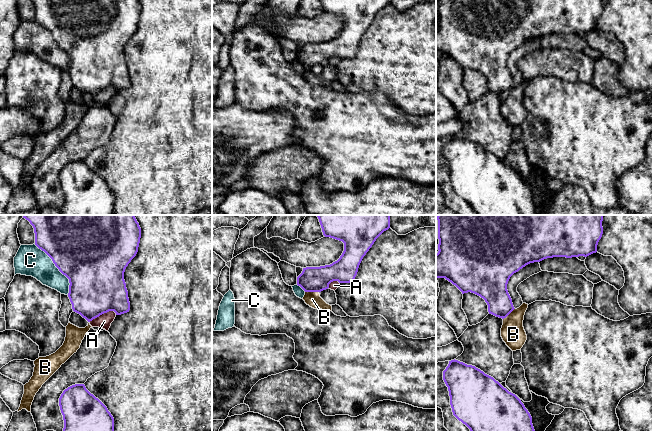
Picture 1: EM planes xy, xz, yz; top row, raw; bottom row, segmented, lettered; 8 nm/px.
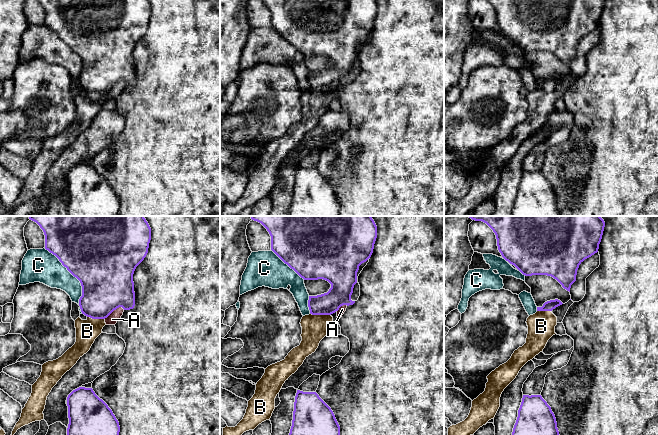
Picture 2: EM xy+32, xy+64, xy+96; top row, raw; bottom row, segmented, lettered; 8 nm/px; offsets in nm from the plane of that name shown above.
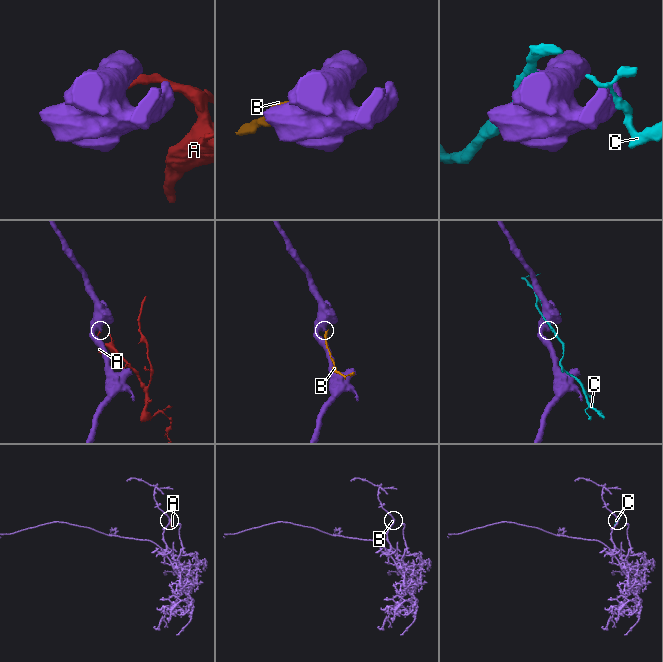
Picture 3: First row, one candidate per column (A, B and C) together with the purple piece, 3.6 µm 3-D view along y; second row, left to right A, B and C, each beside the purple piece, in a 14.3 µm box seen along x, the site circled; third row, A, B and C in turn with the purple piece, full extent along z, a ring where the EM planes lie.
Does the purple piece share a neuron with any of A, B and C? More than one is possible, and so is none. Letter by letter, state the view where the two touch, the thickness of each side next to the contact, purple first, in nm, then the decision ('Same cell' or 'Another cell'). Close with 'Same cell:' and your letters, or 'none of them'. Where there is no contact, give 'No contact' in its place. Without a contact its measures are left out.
A: Touches purple in xy. Thickness 440 nm (purple) against 120 nm. Another cell
B: Touches purple in xz. Thickness 200 nm (purple) against 120 nm. Another cell
C: Touches purple in xy. Thickness 480 nm (purple) against 240 nm. Another cell
Same cell: none of them

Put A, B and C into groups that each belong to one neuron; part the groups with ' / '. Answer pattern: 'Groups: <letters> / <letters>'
Groups: A / B / C

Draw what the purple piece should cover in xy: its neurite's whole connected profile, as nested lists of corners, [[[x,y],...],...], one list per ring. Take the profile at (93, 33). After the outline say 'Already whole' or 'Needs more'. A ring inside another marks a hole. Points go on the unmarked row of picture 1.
[[[31,0],[35,9],[35,21],[44,27],[53,37],[59,47],[69,55],[68,73],[74,88],[80,90],[88,98],[109,87],[114,87],[116,91],[129,88],[130,78],[128,67],[124,56],[124,48],[131,36],[136,32],[141,14],[141,4],[139,0]]]. Already whole

